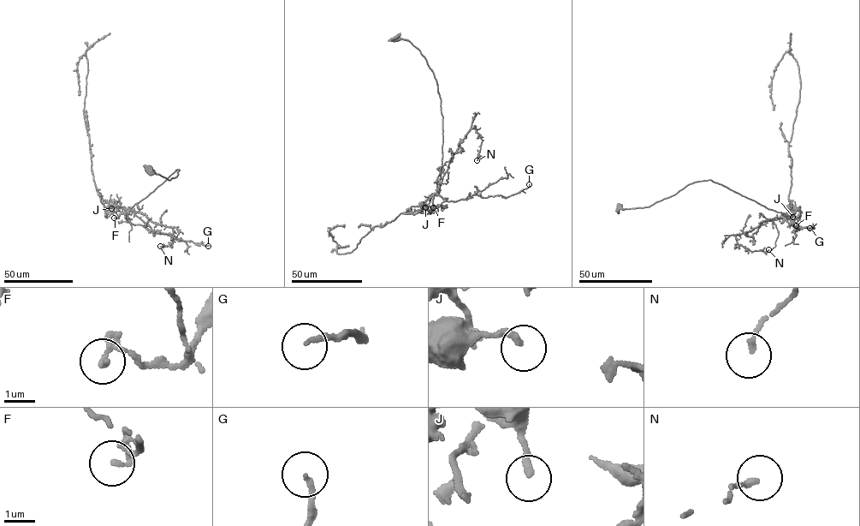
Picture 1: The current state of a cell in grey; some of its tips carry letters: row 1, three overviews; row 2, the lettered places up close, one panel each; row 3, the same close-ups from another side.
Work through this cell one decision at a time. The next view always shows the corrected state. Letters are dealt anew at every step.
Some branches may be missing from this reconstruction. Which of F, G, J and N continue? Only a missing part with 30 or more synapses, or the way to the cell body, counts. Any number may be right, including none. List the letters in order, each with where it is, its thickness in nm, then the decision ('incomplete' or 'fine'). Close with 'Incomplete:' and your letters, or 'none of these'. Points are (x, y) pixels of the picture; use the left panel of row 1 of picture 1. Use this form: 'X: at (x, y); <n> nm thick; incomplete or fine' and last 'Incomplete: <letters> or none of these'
F: at (114, 218); 130 nm thick; fine
G: at (208, 246); 150 nm thick; fine
J: at (111, 208); 220 nm thick; fine
N: at (160, 246); 160 nm thick; fine
Incomplete: none of these

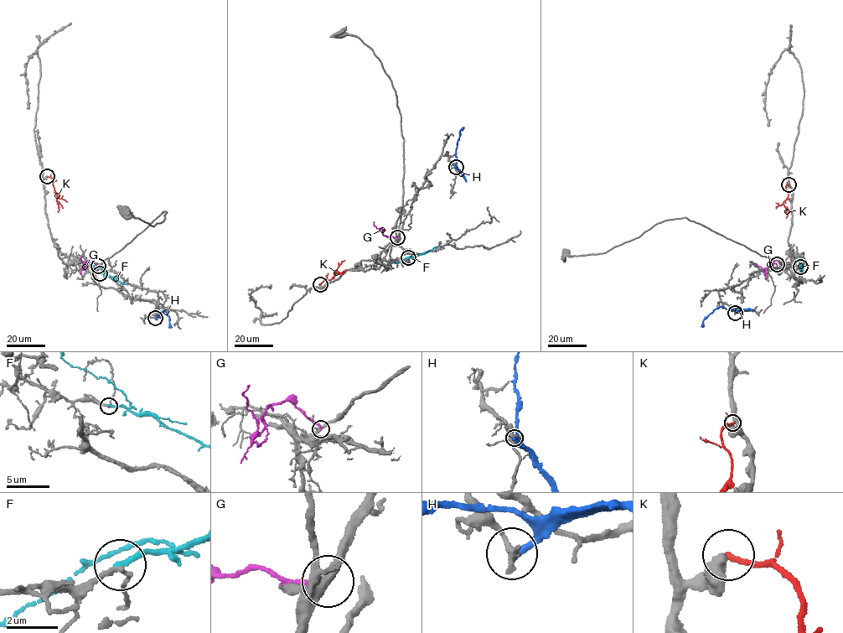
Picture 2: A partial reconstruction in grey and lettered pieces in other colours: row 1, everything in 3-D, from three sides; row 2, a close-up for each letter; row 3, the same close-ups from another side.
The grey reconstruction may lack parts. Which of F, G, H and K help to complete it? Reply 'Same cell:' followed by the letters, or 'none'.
Same cell: F

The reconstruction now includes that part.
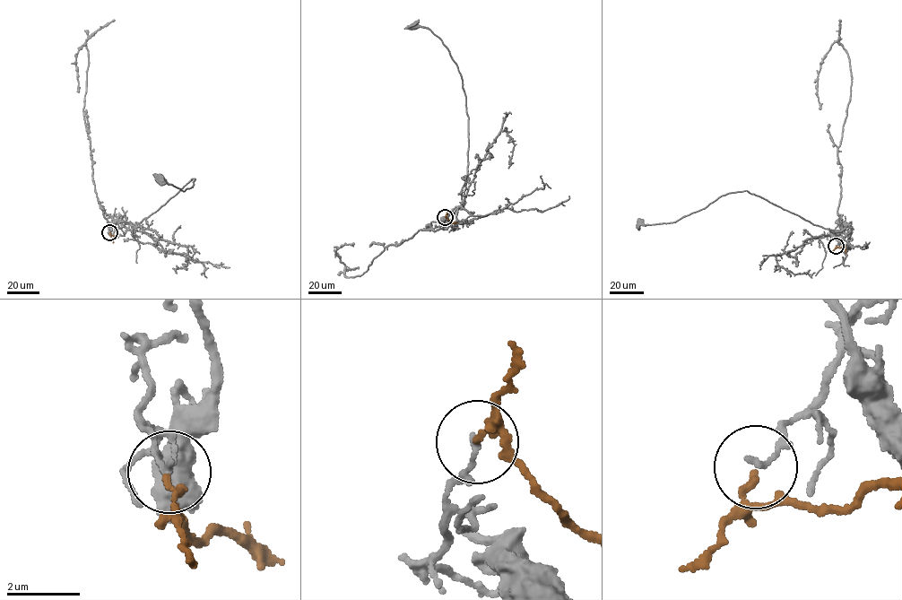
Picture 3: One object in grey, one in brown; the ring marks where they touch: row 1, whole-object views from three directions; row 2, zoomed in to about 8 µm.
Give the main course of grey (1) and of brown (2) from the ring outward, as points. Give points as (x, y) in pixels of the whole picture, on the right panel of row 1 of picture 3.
1: (836, 246), (842, 236), (838, 230), (829, 231), (833, 234), (745, 190), (721, 195), (673, 222), (641, 221)
2: (836, 246), (845, 247), (846, 253)

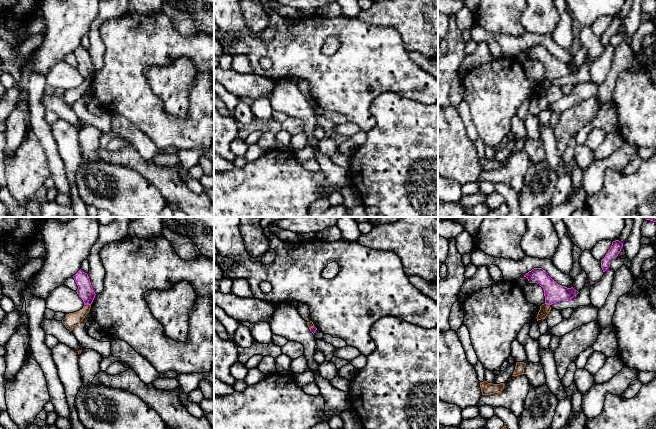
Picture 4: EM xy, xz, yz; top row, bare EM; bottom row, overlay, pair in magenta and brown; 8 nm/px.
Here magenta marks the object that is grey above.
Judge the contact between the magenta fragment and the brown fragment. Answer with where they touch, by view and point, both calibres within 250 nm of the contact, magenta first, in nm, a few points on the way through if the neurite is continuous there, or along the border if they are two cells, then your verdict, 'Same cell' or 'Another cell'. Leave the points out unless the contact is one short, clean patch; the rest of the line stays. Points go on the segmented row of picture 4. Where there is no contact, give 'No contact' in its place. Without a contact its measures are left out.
Touches magenta at xy (87, 303). Thickness 130 nm (magenta) against 120 nm. Boundary: xy (84, 303), (90, 305). Another cell

